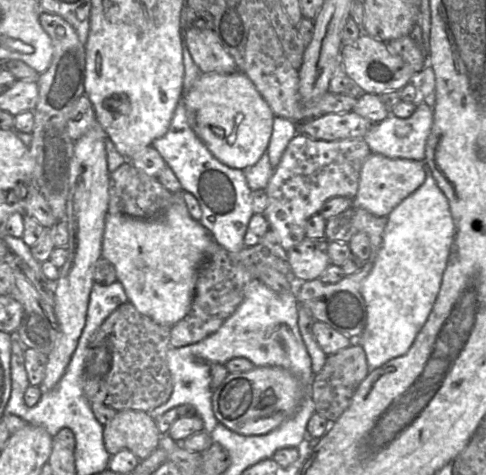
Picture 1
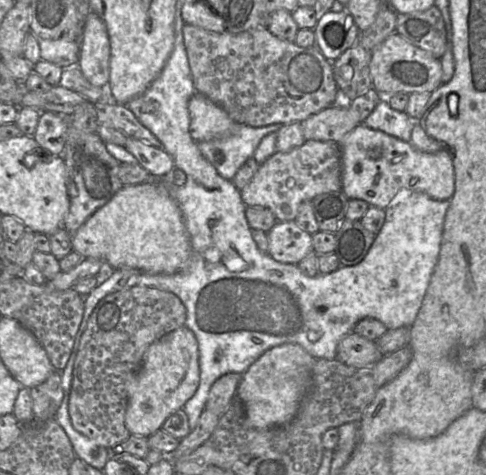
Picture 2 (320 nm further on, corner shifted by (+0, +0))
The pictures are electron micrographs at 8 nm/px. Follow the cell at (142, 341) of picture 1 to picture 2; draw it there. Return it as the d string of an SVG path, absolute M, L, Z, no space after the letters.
M133 286L100 300L88 319L74 362L68 402L68 412L74 429L111 451L118 450L120 444L131 436L125 427L131 377L140 369L147 349L163 336L185 326L186 317L186 309L177 296L149 286Z

